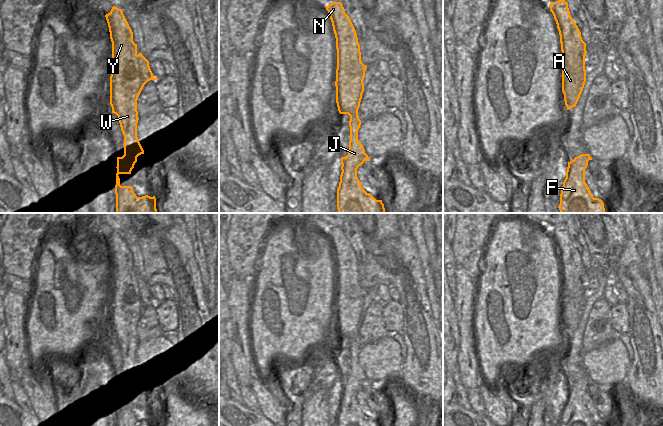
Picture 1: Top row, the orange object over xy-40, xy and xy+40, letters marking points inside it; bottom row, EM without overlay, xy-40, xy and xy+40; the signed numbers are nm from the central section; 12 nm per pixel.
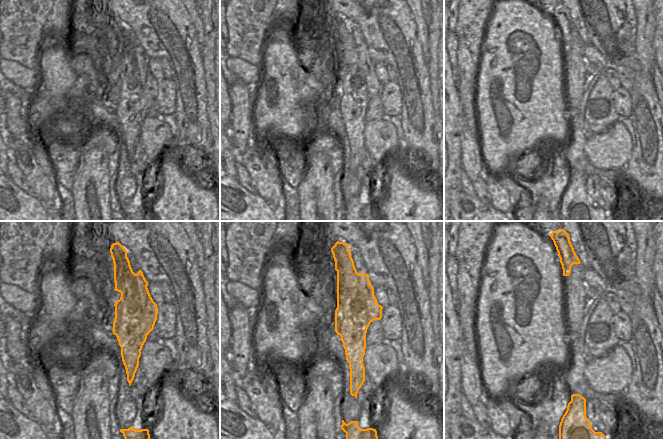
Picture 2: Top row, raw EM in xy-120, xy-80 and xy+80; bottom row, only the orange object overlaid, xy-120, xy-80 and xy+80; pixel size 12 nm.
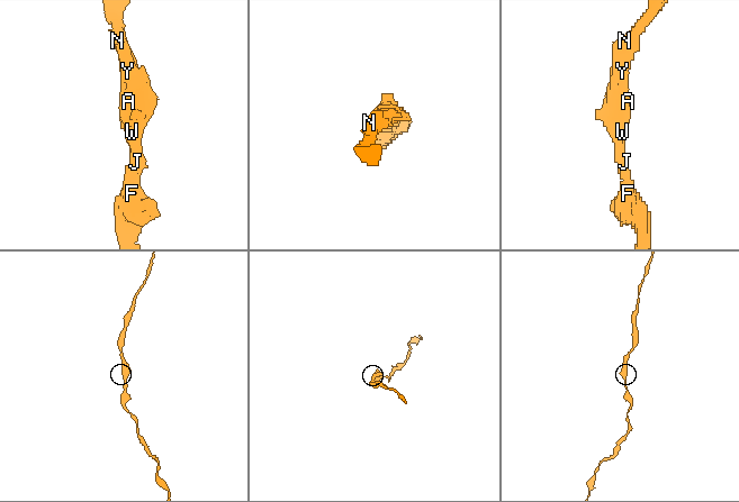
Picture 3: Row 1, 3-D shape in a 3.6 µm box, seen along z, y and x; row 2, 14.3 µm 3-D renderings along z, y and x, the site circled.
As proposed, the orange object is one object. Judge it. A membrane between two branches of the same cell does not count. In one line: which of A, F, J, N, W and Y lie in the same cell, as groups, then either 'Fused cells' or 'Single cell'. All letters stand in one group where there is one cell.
Groups: A F J N W Y. Single cell.

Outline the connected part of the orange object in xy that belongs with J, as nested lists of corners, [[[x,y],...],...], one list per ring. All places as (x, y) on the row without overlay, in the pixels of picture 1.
[[[341,226],[326,230],[336,262],[336,327],[340,338],[350,340],[350,365],[348,379],[341,381],[341,399],[337,413],[337,426],[382,426],[376,424],[361,410],[357,393],[370,381],[358,364],[361,344],[358,333],[364,316],[364,301],[367,290],[361,285],[360,269],[356,254],[345,237]]]

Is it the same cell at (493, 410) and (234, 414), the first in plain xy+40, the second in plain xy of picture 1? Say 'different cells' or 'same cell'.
different cells

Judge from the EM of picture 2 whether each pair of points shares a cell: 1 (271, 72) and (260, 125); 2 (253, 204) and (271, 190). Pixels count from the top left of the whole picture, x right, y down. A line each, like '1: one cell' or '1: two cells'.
1: one cell
2: two cells

